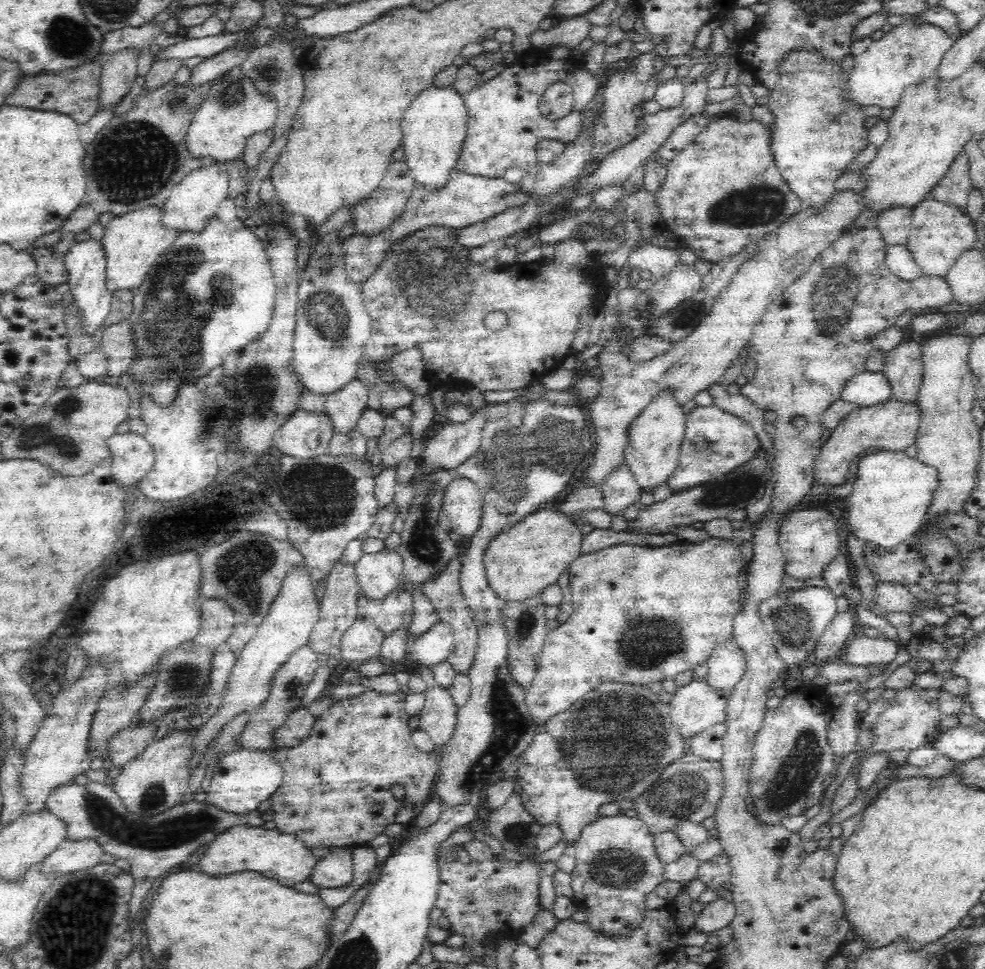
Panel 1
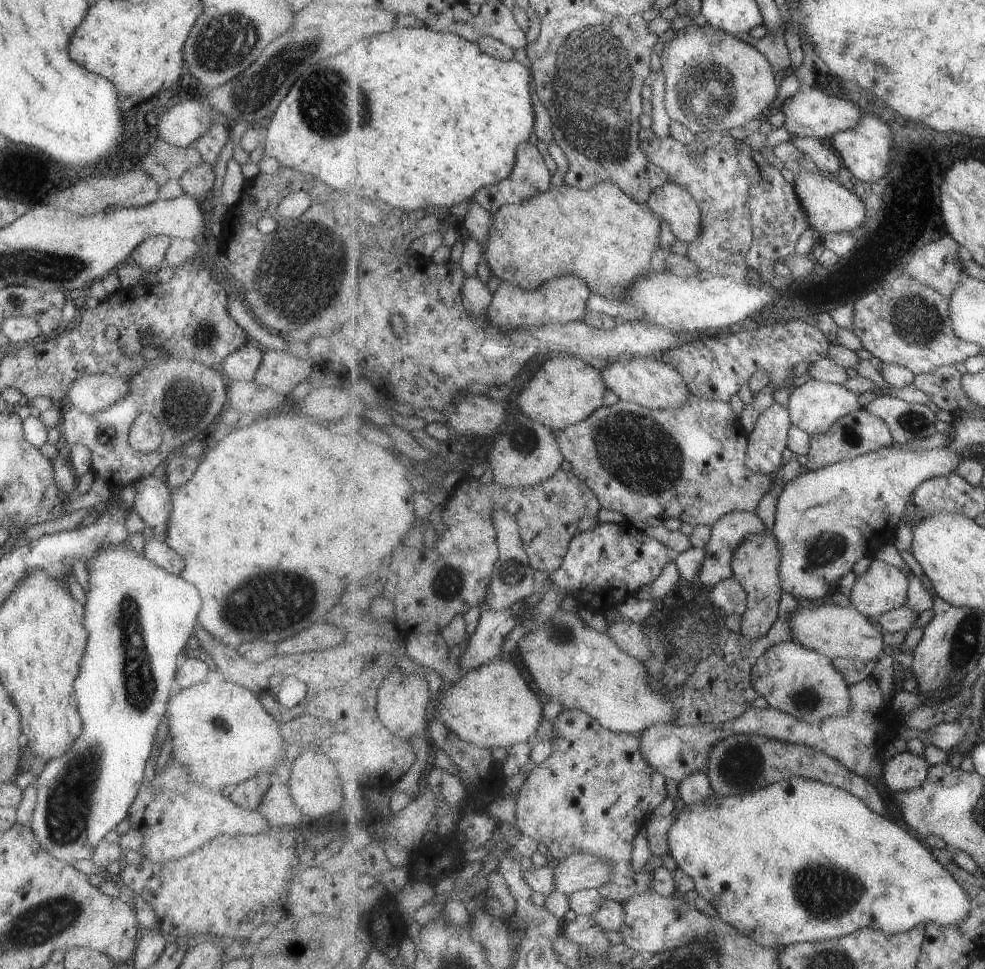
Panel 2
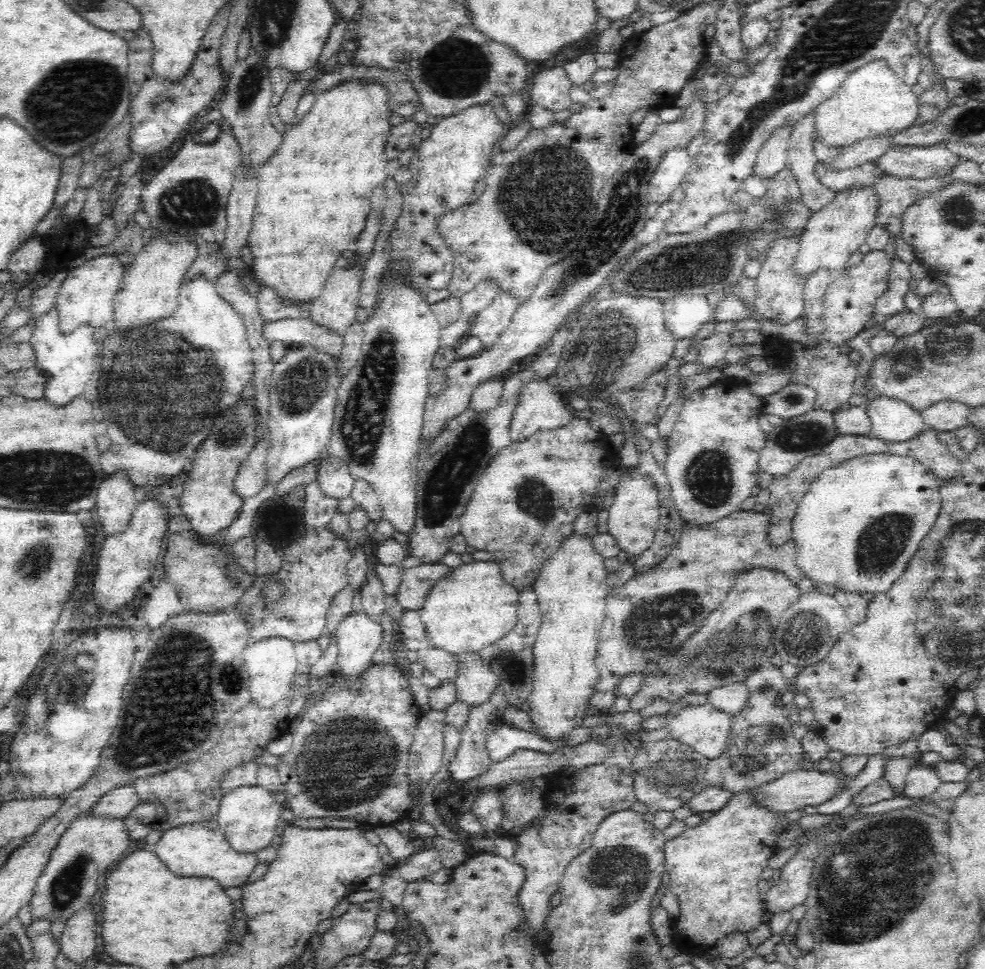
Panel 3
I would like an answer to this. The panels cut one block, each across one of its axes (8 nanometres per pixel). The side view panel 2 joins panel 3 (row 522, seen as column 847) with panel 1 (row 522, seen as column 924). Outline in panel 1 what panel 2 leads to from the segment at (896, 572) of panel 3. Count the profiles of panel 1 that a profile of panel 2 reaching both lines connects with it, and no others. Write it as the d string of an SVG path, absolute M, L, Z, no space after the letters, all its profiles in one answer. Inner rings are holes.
M884 451L860 457L852 491L843 506L844 523L841 538L854 536L866 545L892 552L923 524L934 498L937 485L936 469L922 465L901 451Z

